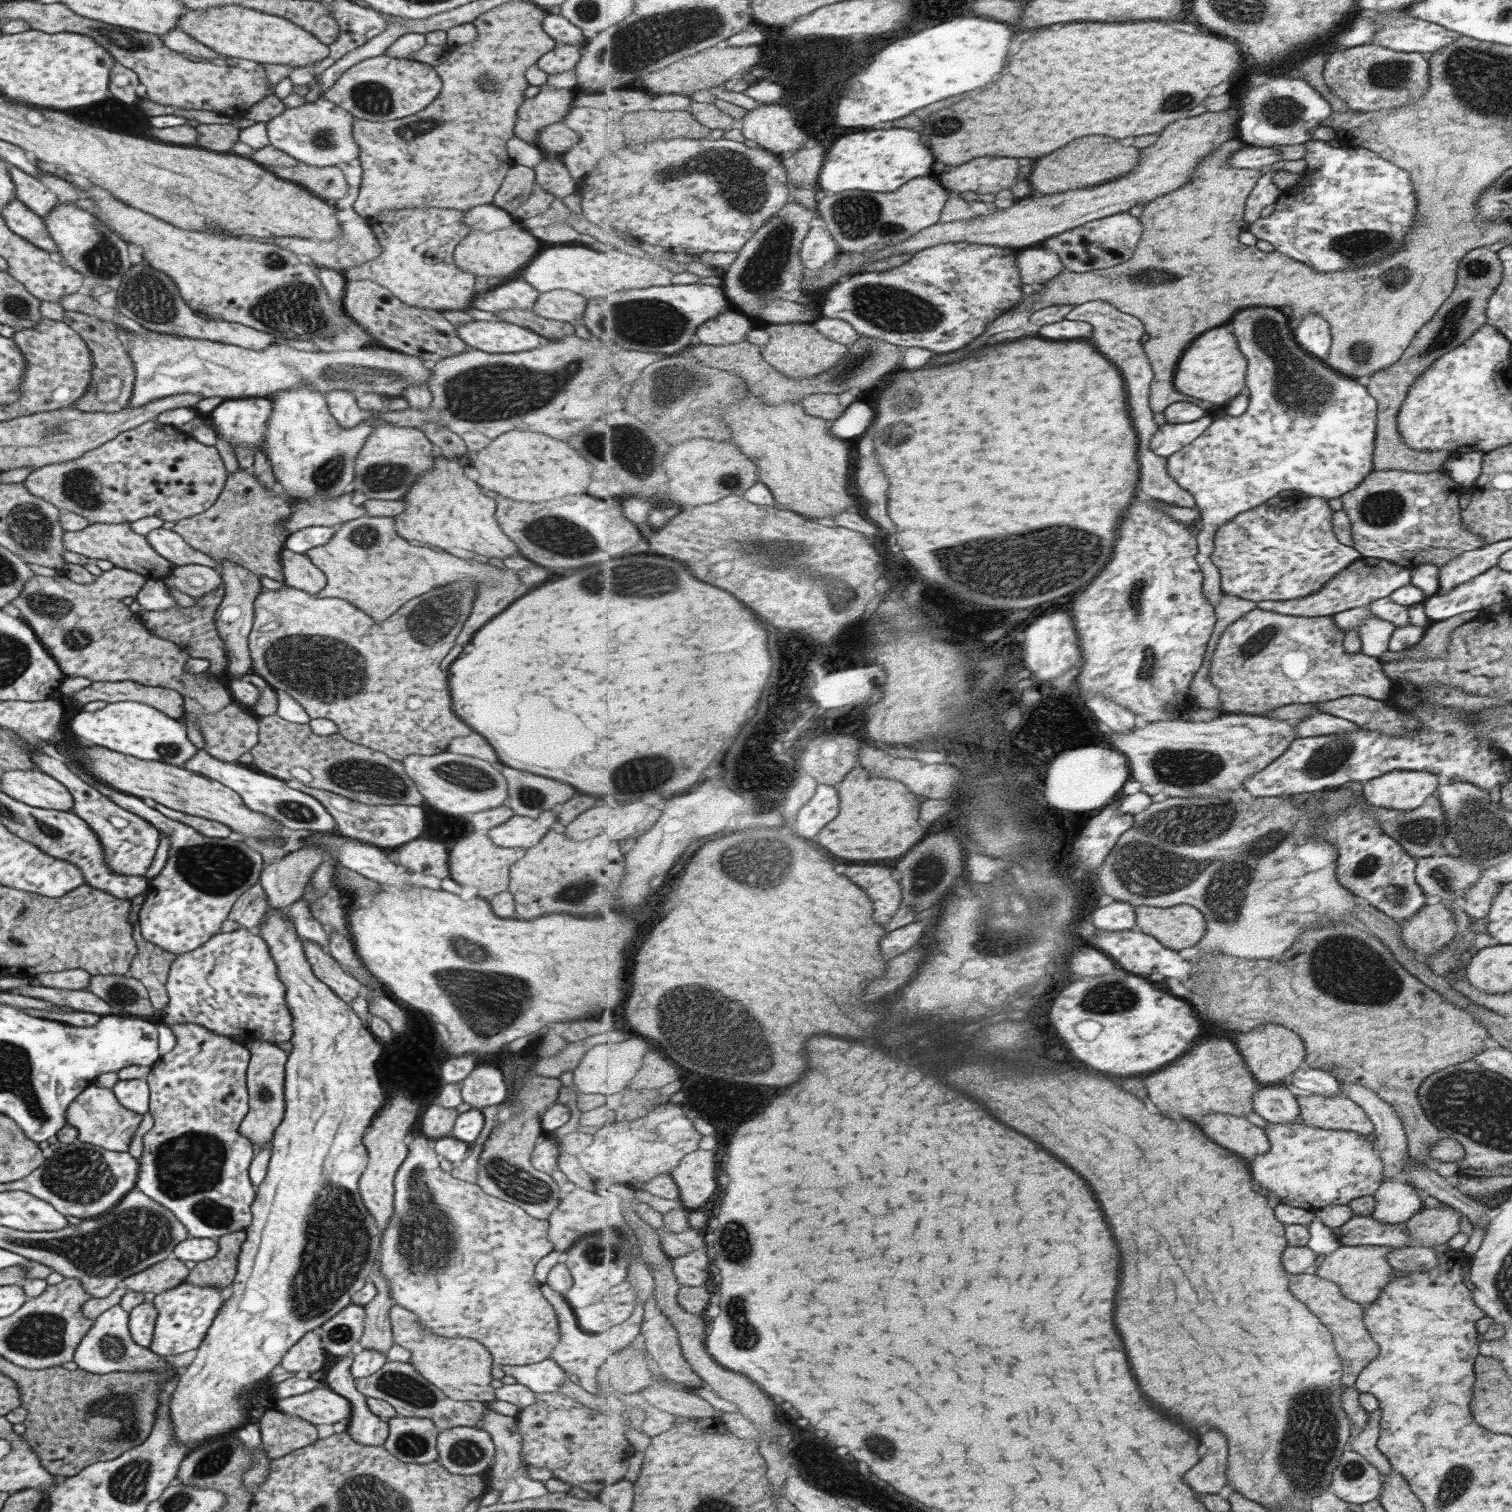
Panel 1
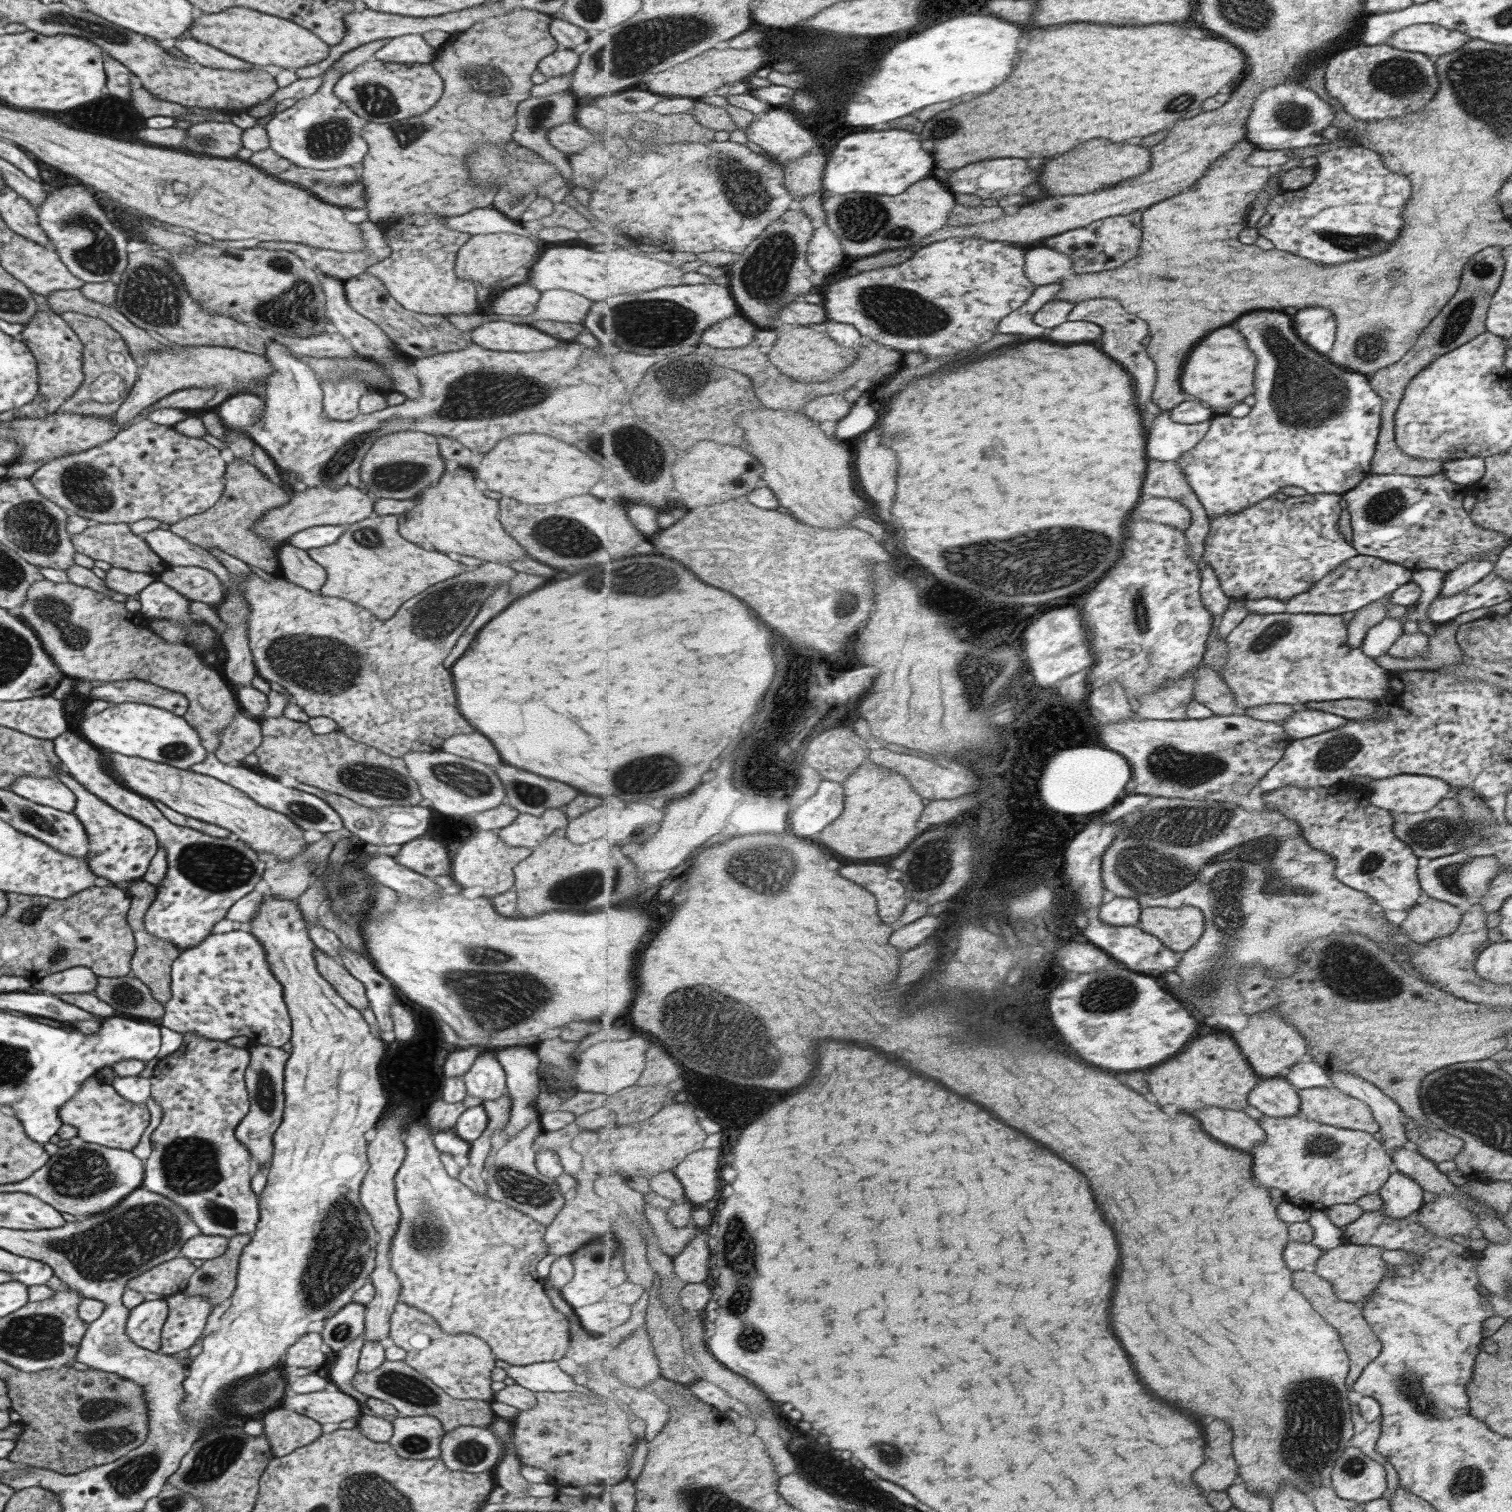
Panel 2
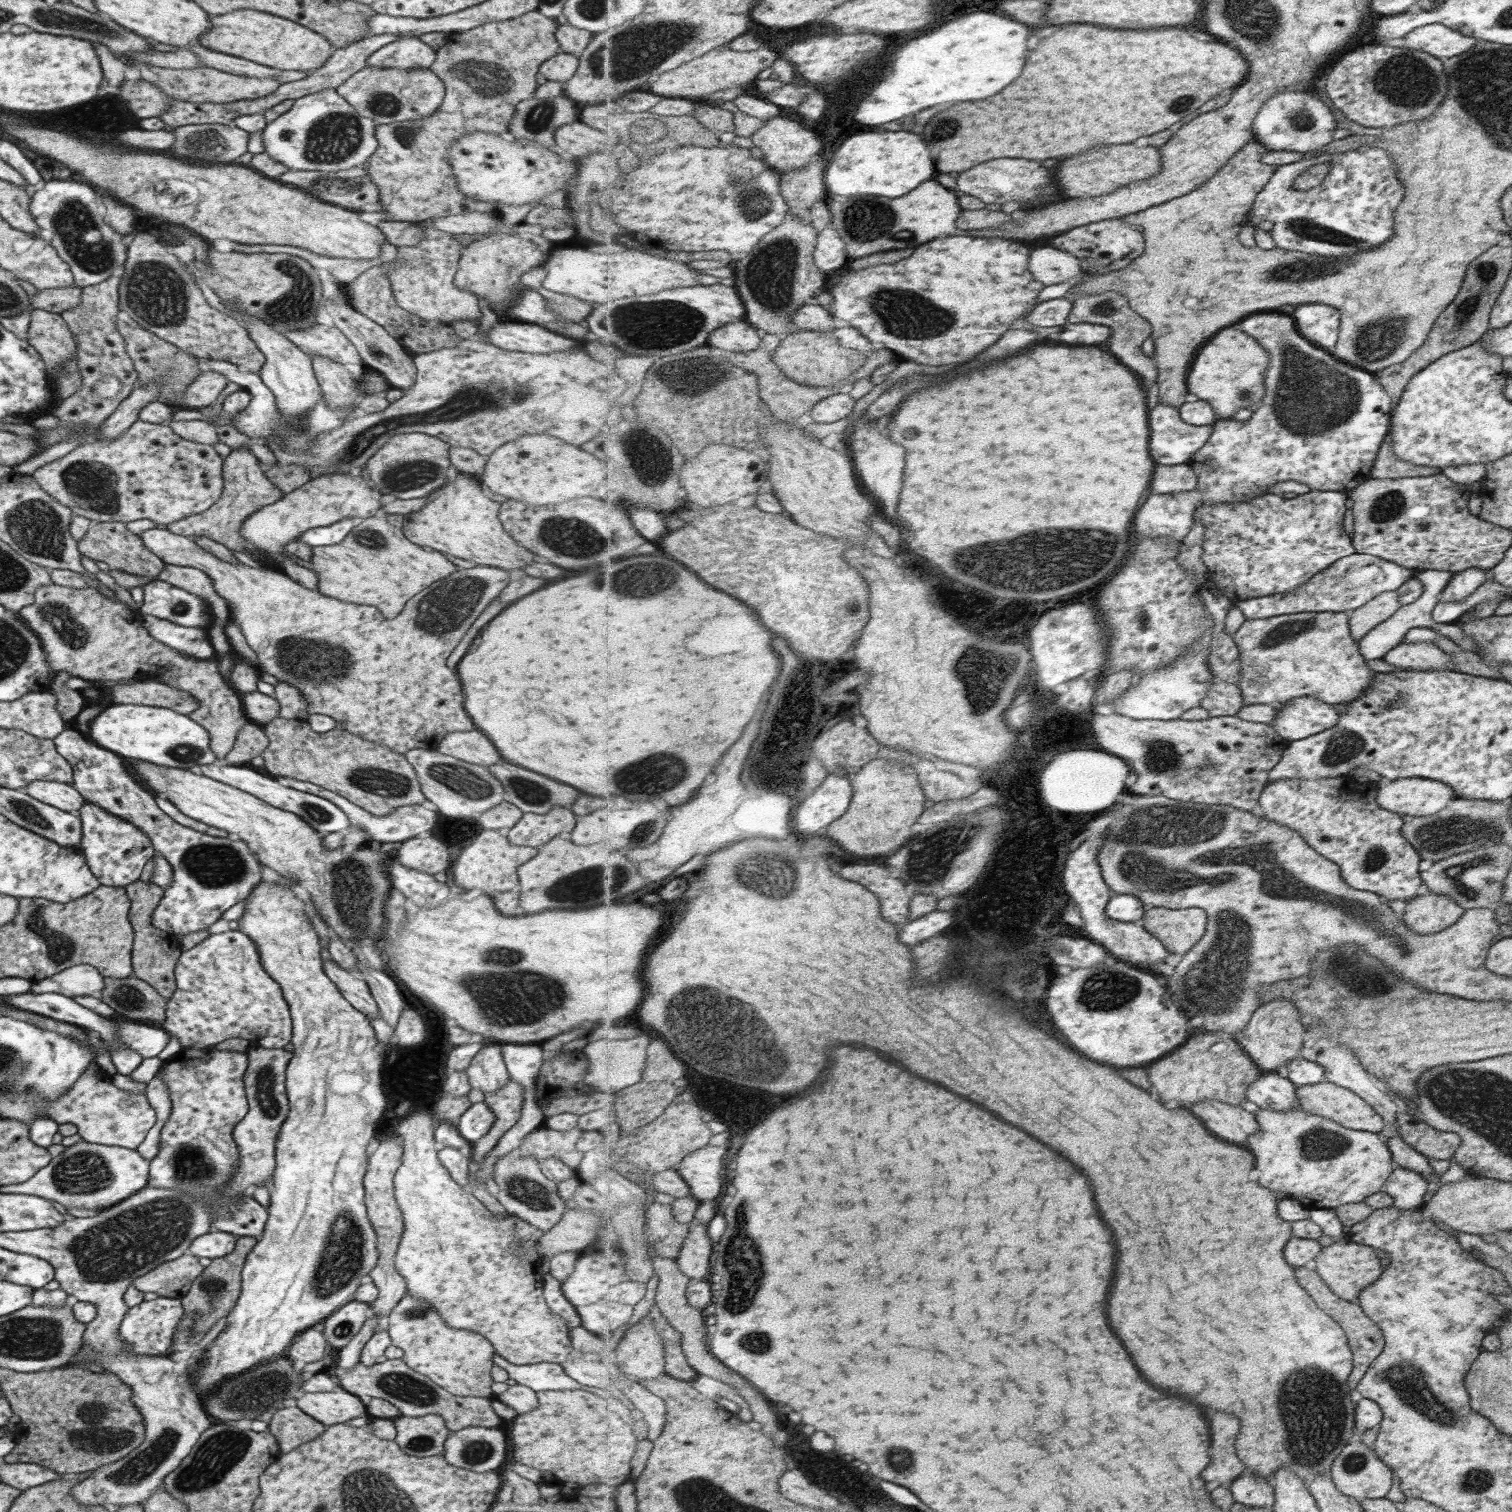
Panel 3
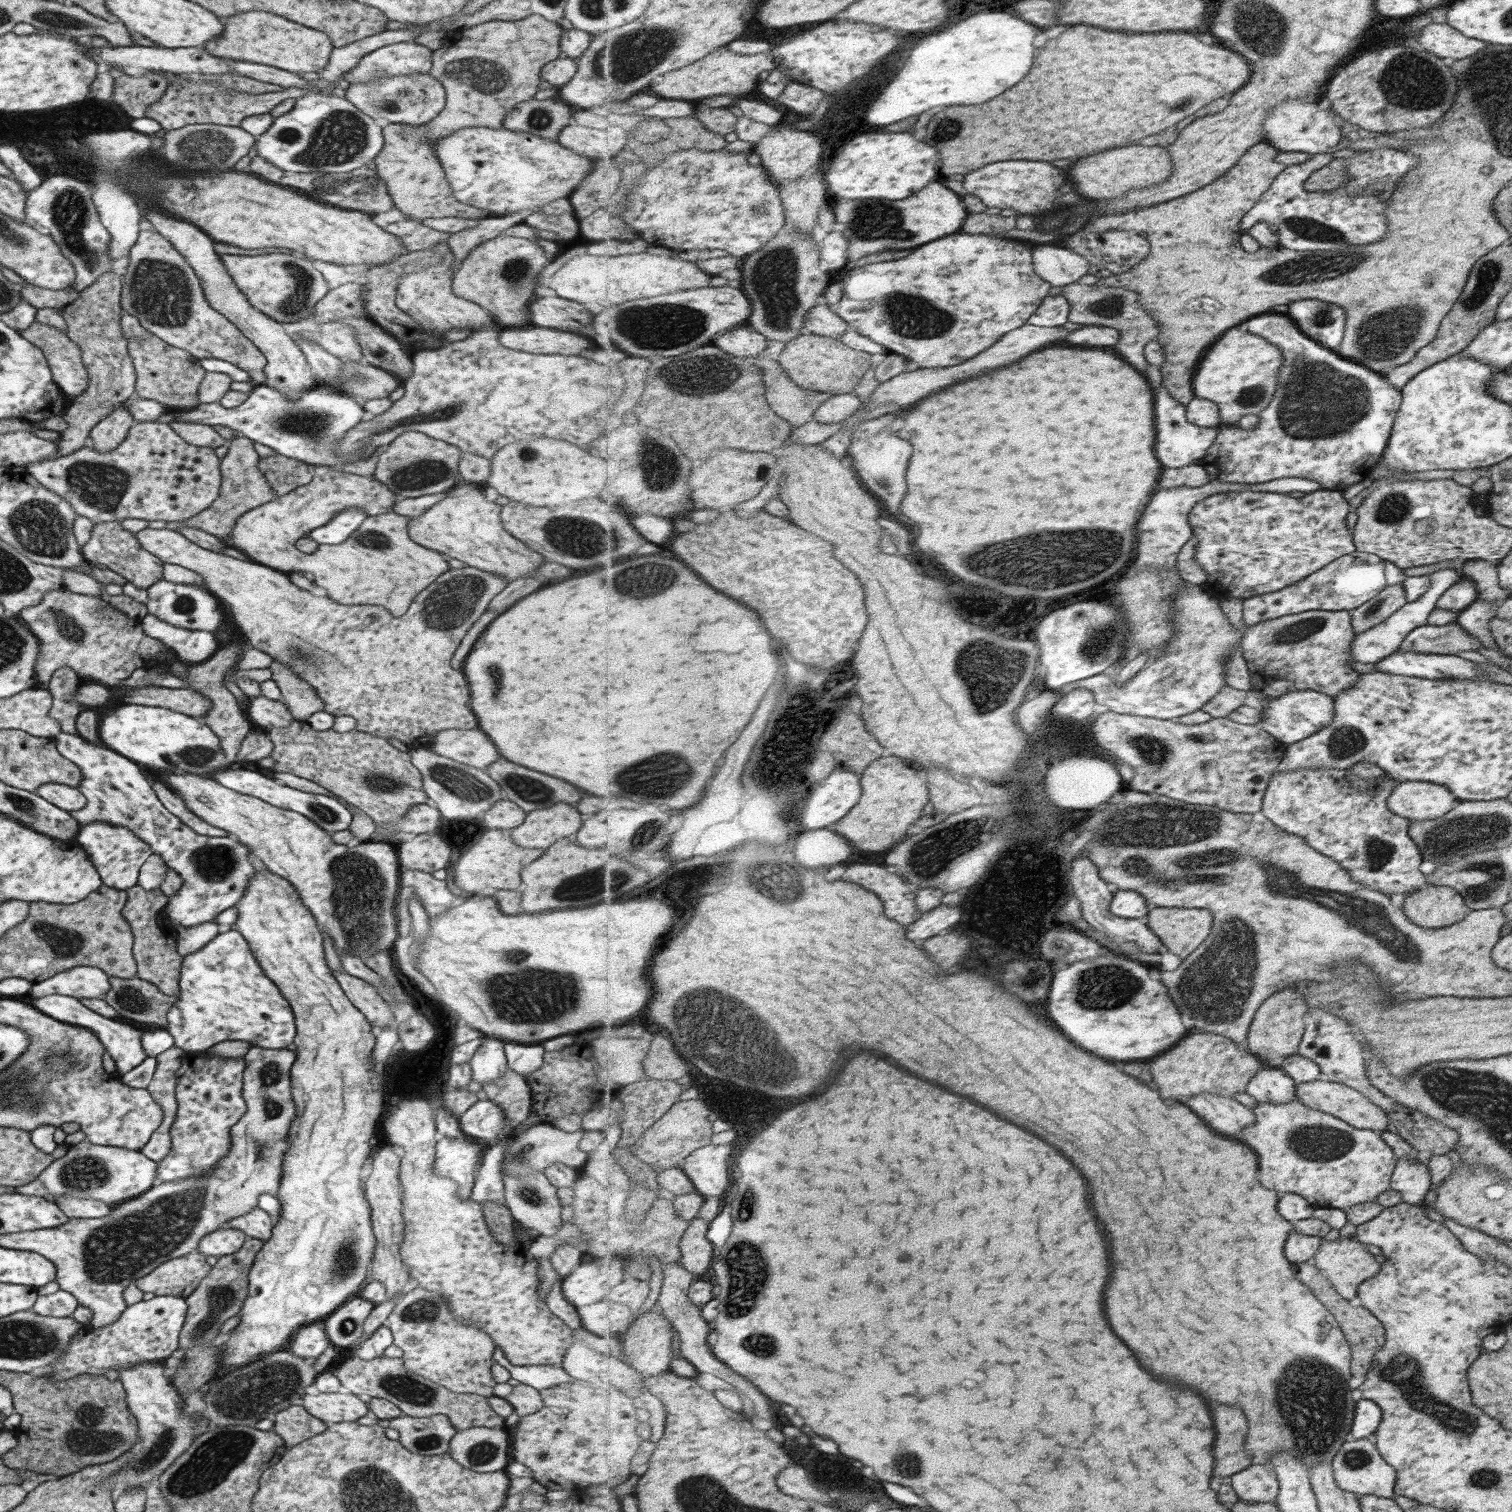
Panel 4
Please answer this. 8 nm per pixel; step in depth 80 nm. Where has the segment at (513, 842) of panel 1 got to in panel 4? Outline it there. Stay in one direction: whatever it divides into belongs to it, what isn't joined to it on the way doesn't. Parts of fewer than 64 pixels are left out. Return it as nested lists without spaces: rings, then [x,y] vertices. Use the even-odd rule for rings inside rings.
[[[563,801],[554,804],[553,808],[526,814],[523,824],[510,829],[511,838],[521,848],[547,848],[555,840],[575,834],[581,824],[579,812]]]

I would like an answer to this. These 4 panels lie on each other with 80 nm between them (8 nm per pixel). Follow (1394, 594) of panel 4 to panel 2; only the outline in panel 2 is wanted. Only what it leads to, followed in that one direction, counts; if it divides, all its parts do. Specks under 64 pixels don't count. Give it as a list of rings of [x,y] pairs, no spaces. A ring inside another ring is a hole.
[[[1383,597],[1354,611],[1351,620],[1347,622],[1349,626],[1347,628],[1348,644],[1351,648],[1359,647],[1367,629],[1384,619],[1388,602],[1390,602],[1390,597]]]

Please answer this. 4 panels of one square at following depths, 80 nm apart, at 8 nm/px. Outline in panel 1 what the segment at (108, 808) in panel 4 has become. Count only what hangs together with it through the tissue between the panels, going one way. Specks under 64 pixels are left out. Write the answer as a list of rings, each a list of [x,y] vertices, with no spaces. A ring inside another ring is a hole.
[[[67,736],[53,742],[57,754],[65,758],[64,764],[85,784],[95,788],[123,810],[142,817],[169,841],[165,865],[146,886],[144,901],[138,912],[140,935],[175,956],[201,946],[210,936],[220,932],[221,923],[227,918],[238,896],[258,882],[263,866],[260,855],[242,842],[203,836],[193,827],[169,820],[157,807],[151,808],[139,798],[101,784],[73,760],[69,754],[73,744],[77,742]]]

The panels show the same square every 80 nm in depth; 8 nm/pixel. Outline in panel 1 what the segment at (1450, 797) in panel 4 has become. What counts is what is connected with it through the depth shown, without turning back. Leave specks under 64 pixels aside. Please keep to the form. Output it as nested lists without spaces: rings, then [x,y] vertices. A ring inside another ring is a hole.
[[[1395,770],[1362,782],[1362,797],[1379,809],[1413,810],[1436,796],[1440,780],[1434,773]]]

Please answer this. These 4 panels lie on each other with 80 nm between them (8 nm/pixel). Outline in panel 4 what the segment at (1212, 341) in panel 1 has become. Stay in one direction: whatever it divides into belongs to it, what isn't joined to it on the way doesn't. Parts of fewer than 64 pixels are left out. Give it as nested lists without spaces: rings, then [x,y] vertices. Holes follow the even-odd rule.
[[[1239,328],[1229,330],[1199,368],[1199,376],[1193,380],[1194,390],[1199,398],[1212,400],[1219,405],[1222,425],[1237,425],[1244,416],[1259,415],[1269,404],[1277,385],[1277,372],[1283,363],[1279,348],[1269,344],[1265,338]]]

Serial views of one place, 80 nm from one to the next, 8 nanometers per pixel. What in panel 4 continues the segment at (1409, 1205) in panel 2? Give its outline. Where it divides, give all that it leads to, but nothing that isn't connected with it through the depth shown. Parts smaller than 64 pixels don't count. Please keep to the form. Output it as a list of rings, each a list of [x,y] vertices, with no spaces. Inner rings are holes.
[[[1421,1158],[1423,1162],[1416,1161],[1415,1159],[1396,1159],[1397,1166],[1394,1167],[1393,1175],[1391,1176],[1391,1189],[1397,1191],[1401,1196],[1403,1204],[1423,1205],[1424,1197],[1429,1193],[1430,1171],[1427,1168],[1427,1158]]]

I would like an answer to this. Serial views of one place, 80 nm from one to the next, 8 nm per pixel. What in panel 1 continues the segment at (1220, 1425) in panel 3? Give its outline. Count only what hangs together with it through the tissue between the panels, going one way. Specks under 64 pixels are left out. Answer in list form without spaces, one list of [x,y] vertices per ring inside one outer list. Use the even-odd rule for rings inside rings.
[[[1211,1428],[1203,1436],[1203,1444],[1199,1454],[1203,1456],[1201,1464],[1193,1466],[1185,1480],[1193,1486],[1196,1493],[1217,1494],[1221,1488],[1225,1488],[1227,1480],[1227,1466],[1229,1466],[1229,1446],[1227,1436],[1219,1432],[1217,1428]]]

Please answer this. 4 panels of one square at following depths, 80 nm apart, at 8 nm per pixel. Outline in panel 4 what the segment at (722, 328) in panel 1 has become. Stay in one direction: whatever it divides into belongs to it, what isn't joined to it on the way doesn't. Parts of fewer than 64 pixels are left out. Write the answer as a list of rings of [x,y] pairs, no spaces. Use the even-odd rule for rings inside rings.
[[[747,324],[719,334],[713,344],[735,356],[759,356],[766,352],[768,338]]]

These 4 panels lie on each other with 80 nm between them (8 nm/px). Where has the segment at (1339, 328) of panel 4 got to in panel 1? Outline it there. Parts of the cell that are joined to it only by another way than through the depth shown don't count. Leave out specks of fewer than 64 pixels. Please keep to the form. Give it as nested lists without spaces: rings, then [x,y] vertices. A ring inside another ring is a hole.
[[[1321,315],[1302,316],[1295,326],[1294,337],[1305,352],[1320,361],[1327,358],[1330,349],[1330,326]]]

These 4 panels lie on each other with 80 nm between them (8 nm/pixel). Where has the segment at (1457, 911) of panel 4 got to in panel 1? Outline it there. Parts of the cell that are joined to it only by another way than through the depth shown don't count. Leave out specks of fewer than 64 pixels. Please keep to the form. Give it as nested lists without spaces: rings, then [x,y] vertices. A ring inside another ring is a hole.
[[[1441,901],[1421,908],[1399,926],[1402,929],[1401,941],[1416,953],[1417,959],[1422,954],[1429,958],[1442,951],[1455,936],[1457,928],[1451,910]]]

